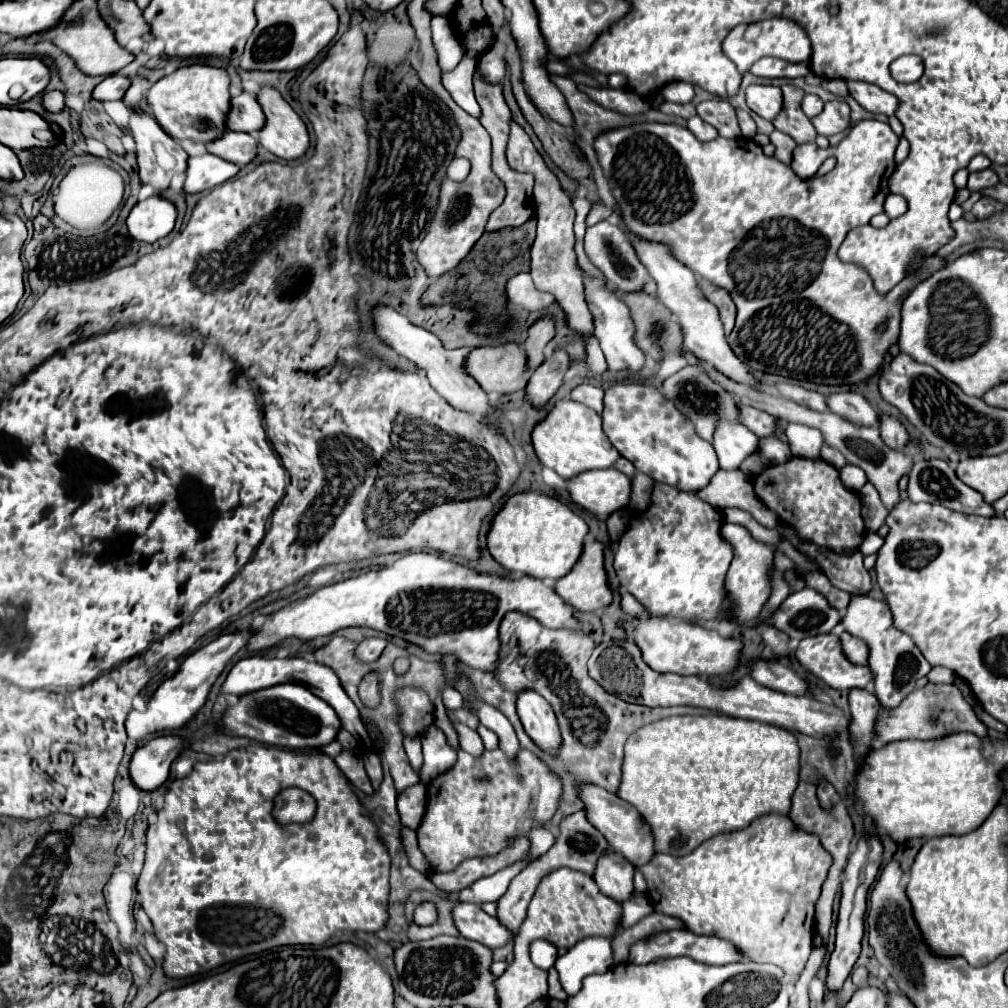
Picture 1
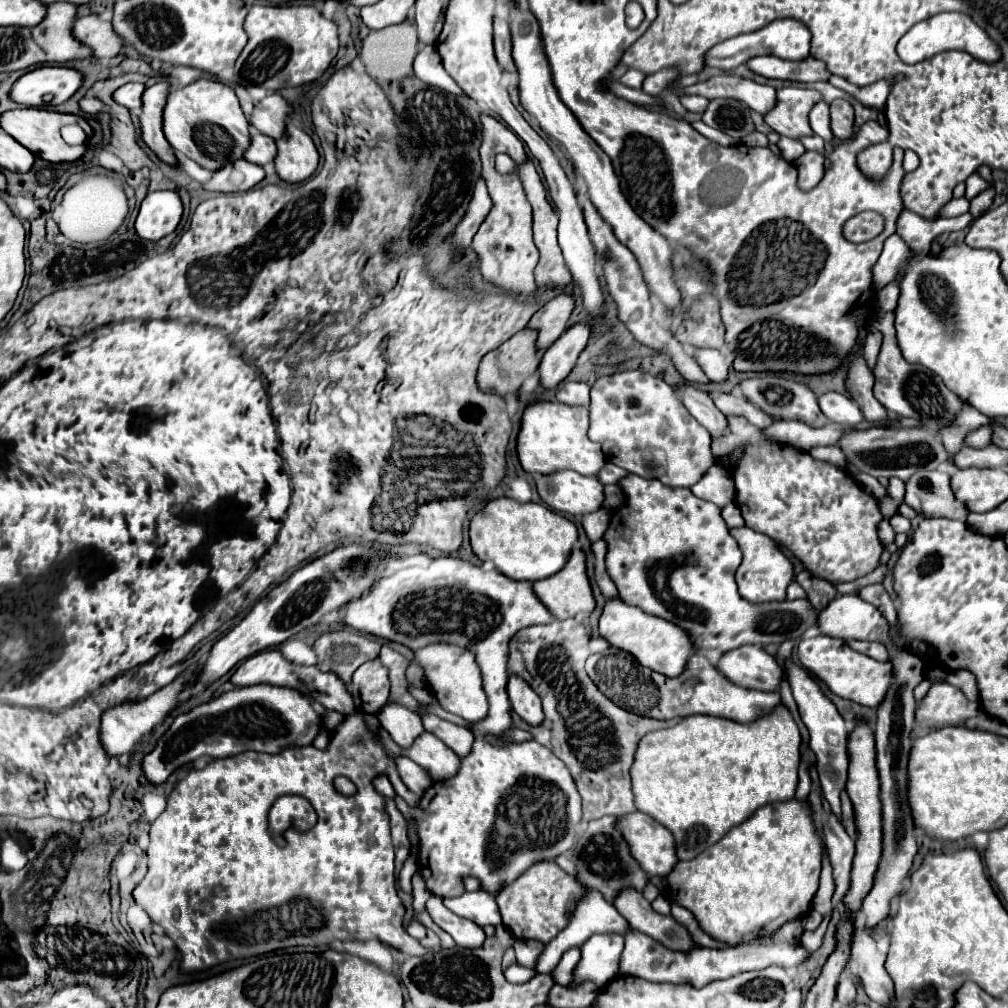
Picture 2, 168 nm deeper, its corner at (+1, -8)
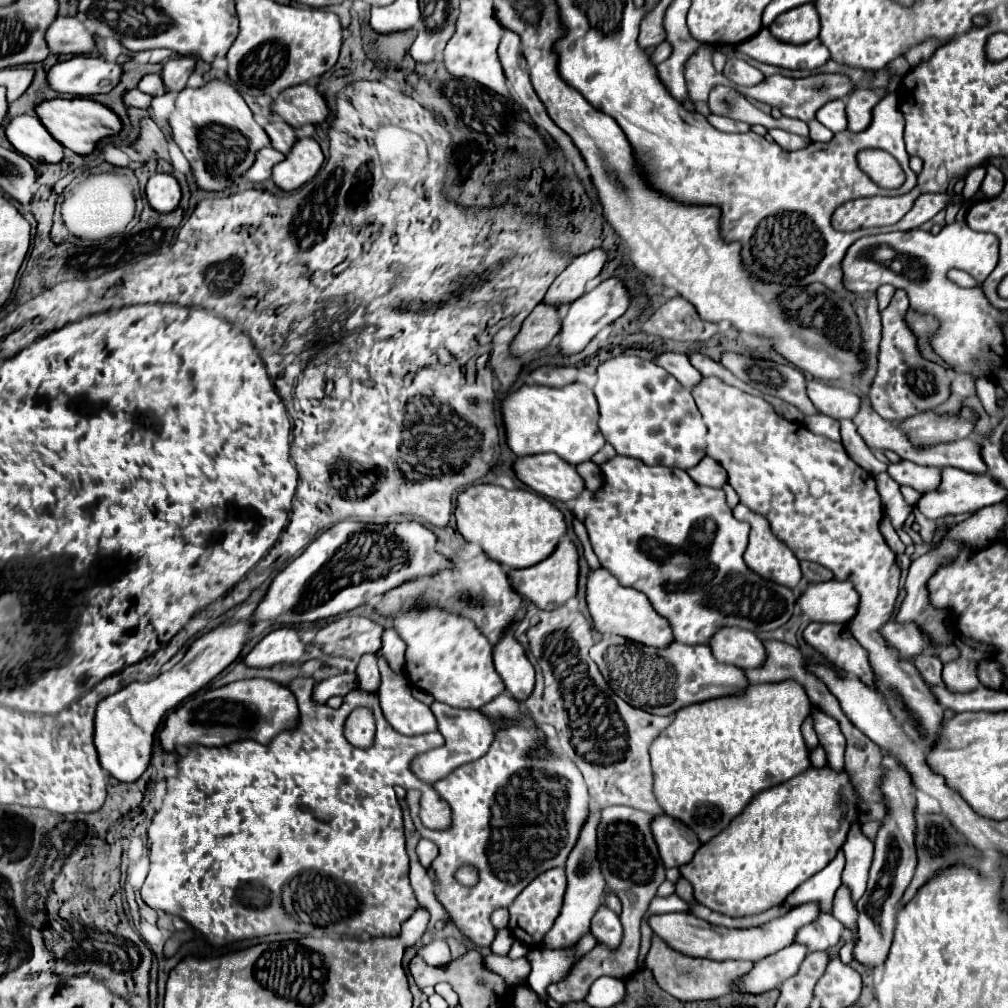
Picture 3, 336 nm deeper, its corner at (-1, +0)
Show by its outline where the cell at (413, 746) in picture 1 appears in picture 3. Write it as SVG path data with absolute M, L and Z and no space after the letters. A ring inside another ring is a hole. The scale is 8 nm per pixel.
M380 650L376 652L376 656L382 674L382 686L378 690L378 696L386 720L404 736L436 732L438 722L432 710L412 696L410 682L402 674L392 672Z

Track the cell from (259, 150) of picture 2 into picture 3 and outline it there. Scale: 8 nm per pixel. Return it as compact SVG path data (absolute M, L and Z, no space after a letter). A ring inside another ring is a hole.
M278 116L273 117L272 122L270 122L264 130L266 130L266 134L270 136L272 146L274 146L276 150L280 150L280 152L286 152L286 154L290 152L290 148L294 146L294 142L298 140L294 128L292 128L290 124L286 124L286 122Z

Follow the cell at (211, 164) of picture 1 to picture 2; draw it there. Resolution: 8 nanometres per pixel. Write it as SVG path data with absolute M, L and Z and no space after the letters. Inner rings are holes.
M234 160L218 168L212 178L204 184L208 192L244 192L256 186L264 178L264 170L246 160Z

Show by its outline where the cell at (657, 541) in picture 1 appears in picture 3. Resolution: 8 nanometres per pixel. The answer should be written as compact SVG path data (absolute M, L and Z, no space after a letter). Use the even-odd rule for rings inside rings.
M614 456L600 464L604 484L594 492L594 504L586 512L586 530L592 548L604 568L630 588L644 592L662 618L672 626L676 642L706 644L722 626L738 626L750 632L766 632L786 624L796 612L794 592L786 586L762 580L744 562L750 526L732 516L722 488L698 486L680 468L646 466L642 460Z

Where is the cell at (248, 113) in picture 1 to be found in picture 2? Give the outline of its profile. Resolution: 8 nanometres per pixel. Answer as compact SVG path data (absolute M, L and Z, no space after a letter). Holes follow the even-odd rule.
M268 94L254 106L250 126L254 126L258 132L270 138L280 138L284 134L284 122L288 114L290 114L288 102L278 94Z

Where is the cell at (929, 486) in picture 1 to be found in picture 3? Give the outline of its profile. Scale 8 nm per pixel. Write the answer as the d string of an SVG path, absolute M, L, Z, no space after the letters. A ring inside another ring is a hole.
M900 460L896 464L888 464L888 474L898 482L912 486L914 490L932 492L940 484L940 470L930 466L918 466L910 460Z

